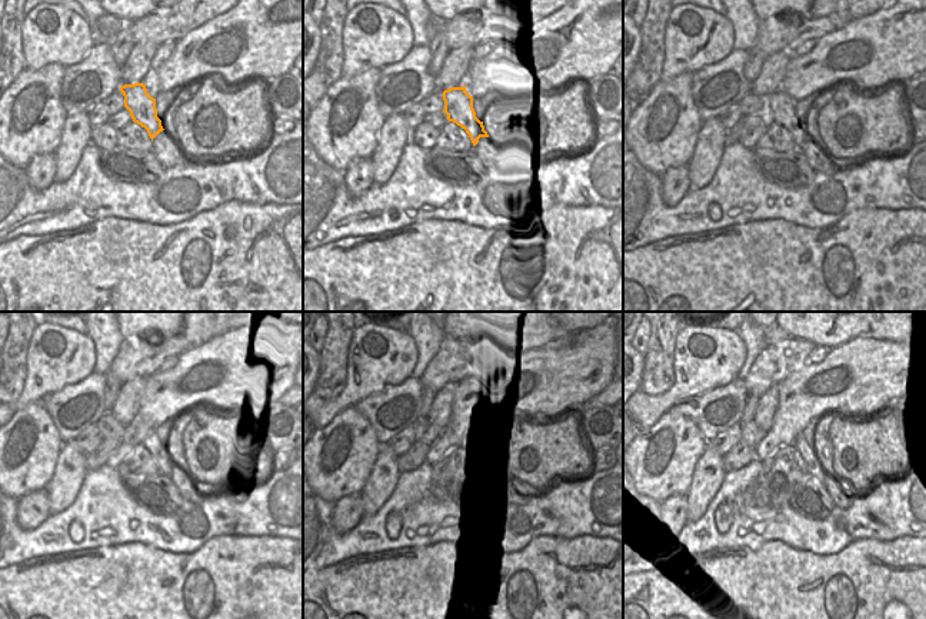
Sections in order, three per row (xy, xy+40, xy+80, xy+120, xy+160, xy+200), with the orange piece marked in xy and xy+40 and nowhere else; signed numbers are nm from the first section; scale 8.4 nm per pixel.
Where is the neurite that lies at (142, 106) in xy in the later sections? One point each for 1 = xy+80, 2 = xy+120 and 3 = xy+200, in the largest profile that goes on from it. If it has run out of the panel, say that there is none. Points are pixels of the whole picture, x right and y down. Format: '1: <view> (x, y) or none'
1: xy+80 (780, 109)
2: xy+120 (159, 451)
3: xy+200 (815, 468)

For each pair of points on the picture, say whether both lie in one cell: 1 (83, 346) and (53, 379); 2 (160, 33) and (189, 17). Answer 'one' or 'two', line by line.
1: one
2: one

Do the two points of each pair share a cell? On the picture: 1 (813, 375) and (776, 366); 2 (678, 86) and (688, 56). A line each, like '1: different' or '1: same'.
1: different
2: different

